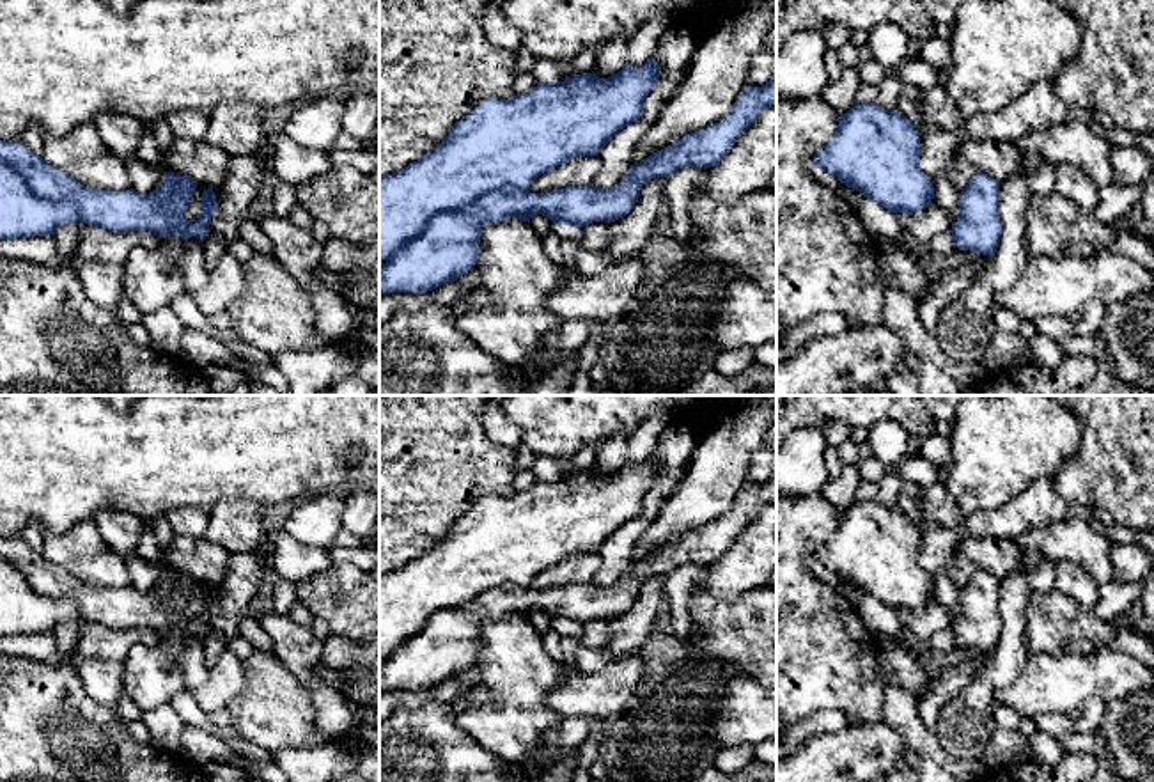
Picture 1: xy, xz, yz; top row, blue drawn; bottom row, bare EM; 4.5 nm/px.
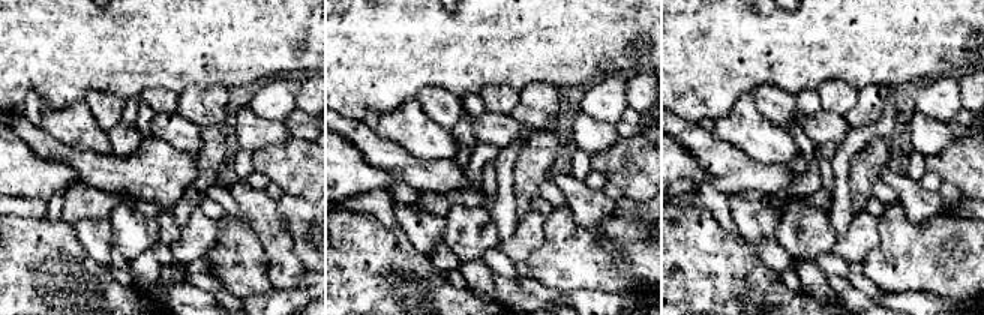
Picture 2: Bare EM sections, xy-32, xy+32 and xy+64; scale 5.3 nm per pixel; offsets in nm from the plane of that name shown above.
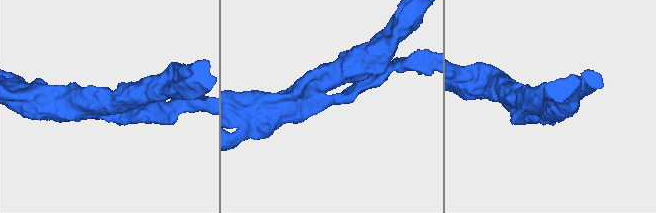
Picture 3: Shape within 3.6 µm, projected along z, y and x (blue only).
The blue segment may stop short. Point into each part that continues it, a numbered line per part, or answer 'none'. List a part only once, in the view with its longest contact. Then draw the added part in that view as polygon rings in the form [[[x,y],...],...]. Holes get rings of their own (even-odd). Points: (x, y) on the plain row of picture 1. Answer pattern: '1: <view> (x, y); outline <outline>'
none

